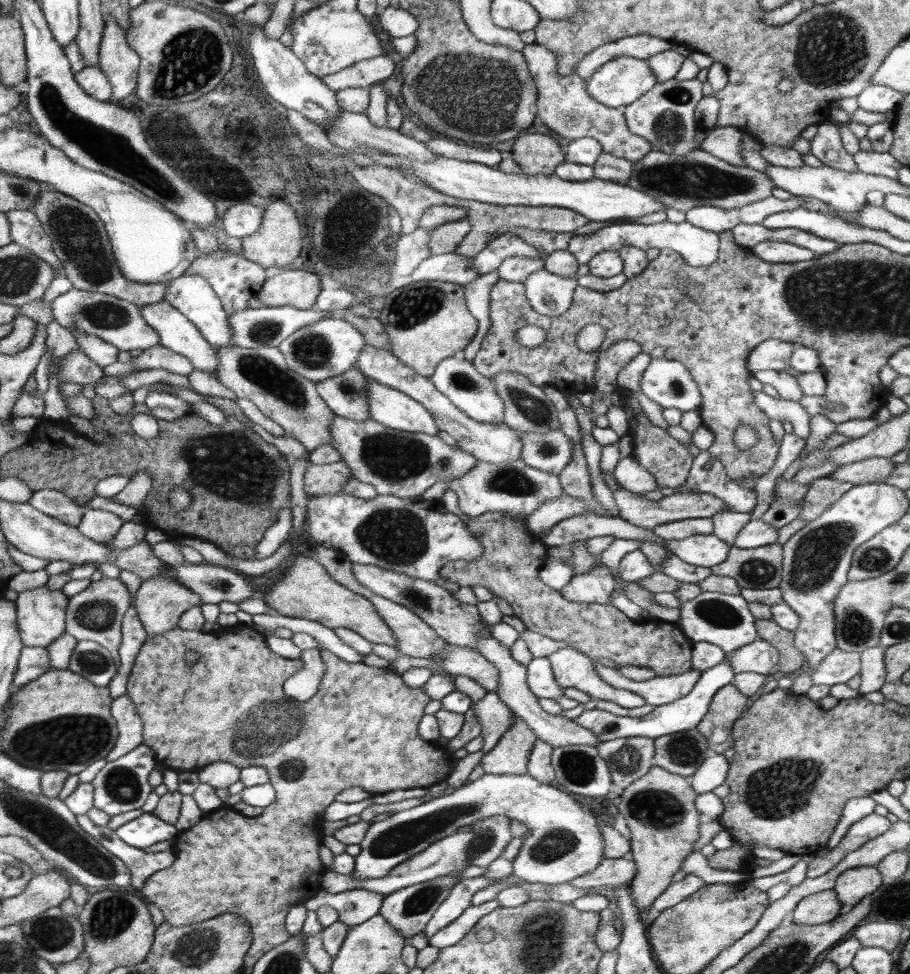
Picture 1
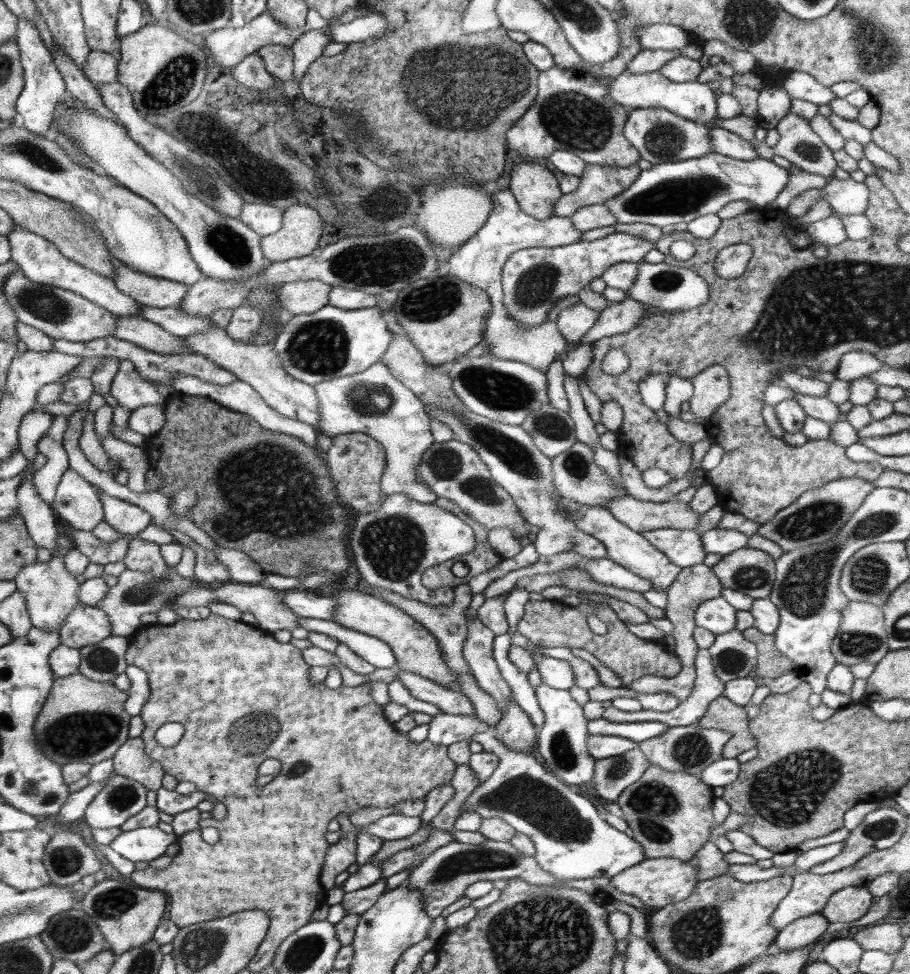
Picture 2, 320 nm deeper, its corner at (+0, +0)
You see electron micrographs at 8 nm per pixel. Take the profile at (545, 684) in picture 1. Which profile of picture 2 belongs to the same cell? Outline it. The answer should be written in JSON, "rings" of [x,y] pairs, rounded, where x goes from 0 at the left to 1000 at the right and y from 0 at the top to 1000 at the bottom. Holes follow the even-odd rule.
{"rings":[[[595,701],[588,711],[598,730],[598,743],[590,754],[591,774],[602,784],[601,791],[622,805],[646,805],[652,800],[655,779],[648,776],[645,737],[640,726],[626,715],[625,708],[609,707]]]}

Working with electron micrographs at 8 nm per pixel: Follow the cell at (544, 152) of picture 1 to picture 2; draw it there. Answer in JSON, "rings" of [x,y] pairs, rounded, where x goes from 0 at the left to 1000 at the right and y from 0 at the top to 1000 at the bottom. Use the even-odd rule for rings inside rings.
{"rings":[[[573,164],[560,177],[559,196],[566,201],[574,218],[587,224],[604,224],[609,220],[611,206],[619,201],[611,181],[596,165]]]}

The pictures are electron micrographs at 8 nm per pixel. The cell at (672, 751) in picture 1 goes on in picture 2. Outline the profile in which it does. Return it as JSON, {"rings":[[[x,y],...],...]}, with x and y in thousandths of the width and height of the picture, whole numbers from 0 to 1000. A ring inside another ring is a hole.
{"rings":[[[763,742],[758,745],[734,746],[727,754],[702,762],[700,766],[716,785],[727,787],[736,793],[749,793],[770,799],[771,792],[795,776],[796,765],[802,760],[802,754],[787,747],[770,746]]]}

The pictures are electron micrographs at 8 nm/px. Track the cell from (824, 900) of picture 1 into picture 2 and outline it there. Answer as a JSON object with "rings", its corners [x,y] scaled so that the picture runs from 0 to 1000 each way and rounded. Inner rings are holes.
{"rings":[[[902,937],[873,945],[864,953],[854,957],[853,971],[857,976],[873,976],[890,972],[908,957],[912,948]]]}

